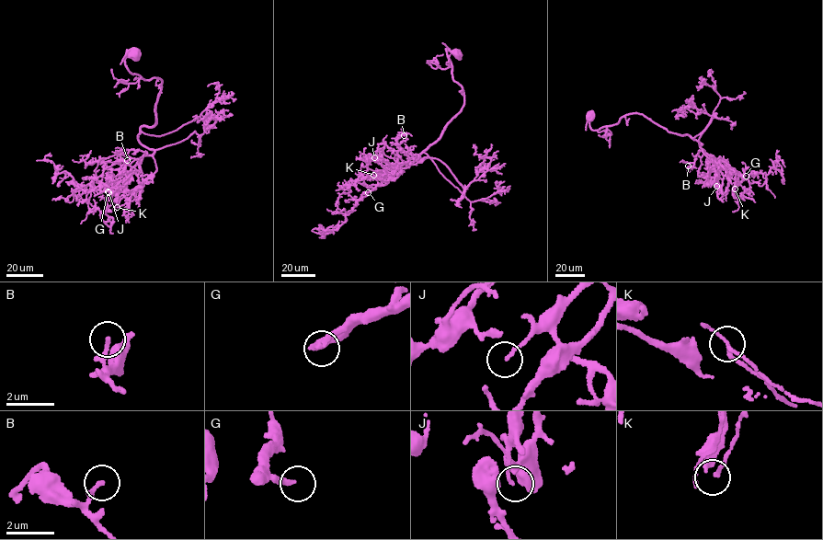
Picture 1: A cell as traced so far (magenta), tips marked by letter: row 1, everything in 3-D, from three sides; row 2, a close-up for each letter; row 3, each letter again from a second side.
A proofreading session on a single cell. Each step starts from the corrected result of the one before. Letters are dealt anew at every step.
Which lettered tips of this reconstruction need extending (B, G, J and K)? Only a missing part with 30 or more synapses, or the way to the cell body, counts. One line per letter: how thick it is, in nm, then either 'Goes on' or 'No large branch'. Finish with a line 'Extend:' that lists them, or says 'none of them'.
B: Thickness 200 nm. No large branch
G: Thickness 220 nm. Goes on
J: Thickness 80 nm. No large branch
K: Thickness 90 nm. No large branch
Extend: G

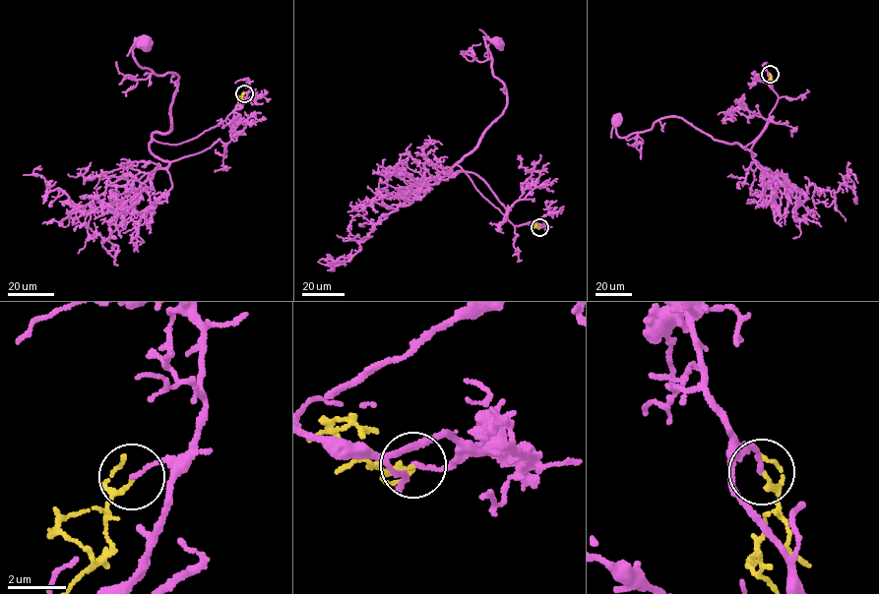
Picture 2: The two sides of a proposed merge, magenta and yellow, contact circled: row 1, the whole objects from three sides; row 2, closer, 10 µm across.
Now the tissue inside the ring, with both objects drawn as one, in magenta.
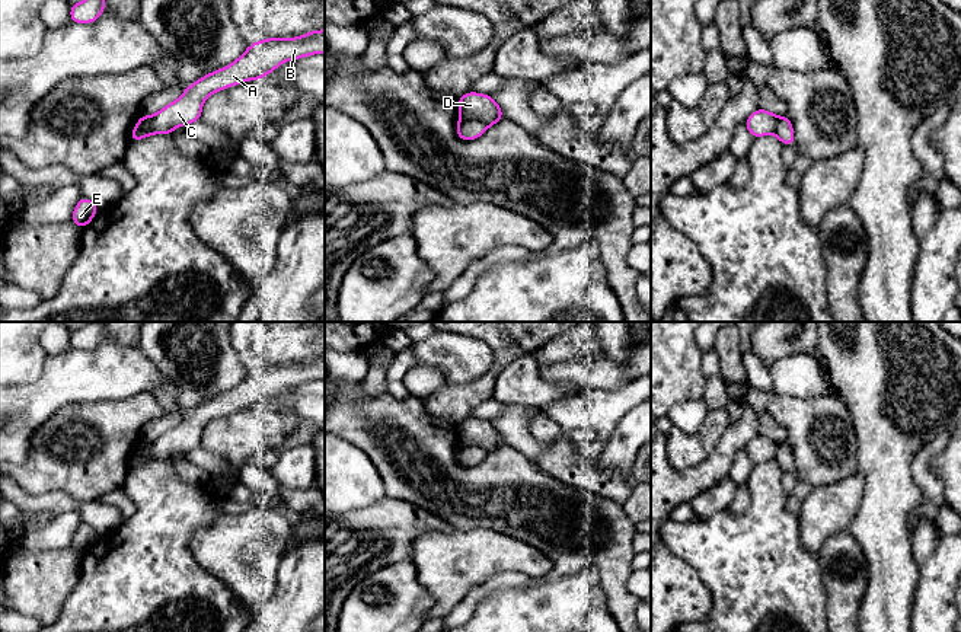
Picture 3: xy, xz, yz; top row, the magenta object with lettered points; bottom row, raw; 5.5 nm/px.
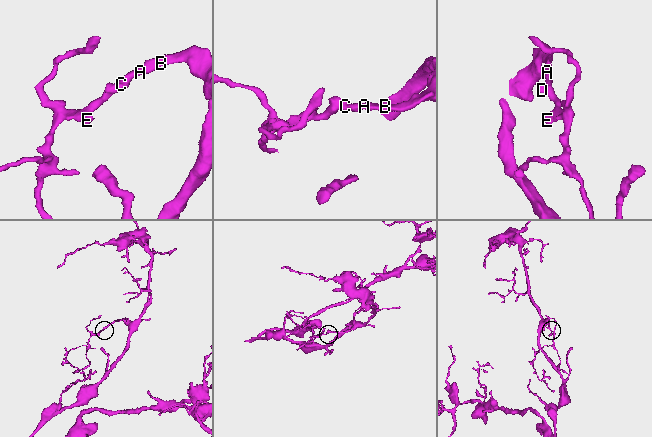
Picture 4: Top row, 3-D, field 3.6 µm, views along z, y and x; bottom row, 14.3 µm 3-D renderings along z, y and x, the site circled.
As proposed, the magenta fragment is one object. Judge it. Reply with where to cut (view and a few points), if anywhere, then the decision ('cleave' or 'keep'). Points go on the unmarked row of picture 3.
cut in xz along (462, 443), (481, 446), (487, 453); cleave

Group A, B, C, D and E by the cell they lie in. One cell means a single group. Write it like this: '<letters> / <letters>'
A B C D / E

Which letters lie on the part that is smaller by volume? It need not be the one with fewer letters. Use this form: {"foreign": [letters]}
{"foreign": ["E"]}

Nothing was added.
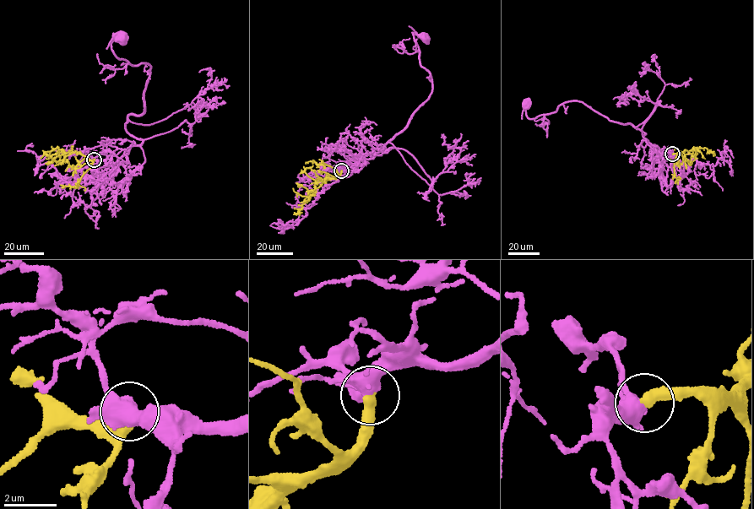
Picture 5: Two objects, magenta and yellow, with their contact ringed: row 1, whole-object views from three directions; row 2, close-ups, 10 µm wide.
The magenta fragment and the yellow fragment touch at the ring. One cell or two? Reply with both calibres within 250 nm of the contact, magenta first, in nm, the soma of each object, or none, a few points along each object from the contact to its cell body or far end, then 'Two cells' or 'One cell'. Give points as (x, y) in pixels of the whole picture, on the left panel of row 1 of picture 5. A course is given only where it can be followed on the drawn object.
Thickness 400 nm (magenta) against 440 nm. Soma of magenta: (123, 37). Soma of yellow: none. Course of magenta: (94, 159), (122, 157), (143, 141), (125, 126), (143, 112), (150, 67), (116, 56), (111, 42), (122, 38). Course of yellow: (94, 159), (89, 159), (78, 153), (62, 153), (53, 148), (49, 156), (52, 159), (47, 164). One cell

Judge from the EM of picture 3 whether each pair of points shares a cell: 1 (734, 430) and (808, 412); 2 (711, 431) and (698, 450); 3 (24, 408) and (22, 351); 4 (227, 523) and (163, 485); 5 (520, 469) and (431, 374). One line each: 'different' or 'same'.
1: different
2: same
3: different
4: different
5: different

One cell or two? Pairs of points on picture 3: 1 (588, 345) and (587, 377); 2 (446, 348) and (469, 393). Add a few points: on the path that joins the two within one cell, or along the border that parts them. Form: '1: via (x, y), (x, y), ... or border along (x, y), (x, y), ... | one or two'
1: border along (604, 356), (571, 357), (555, 364) | two
2: border along (492, 363), (476, 379), (449, 383) | two

